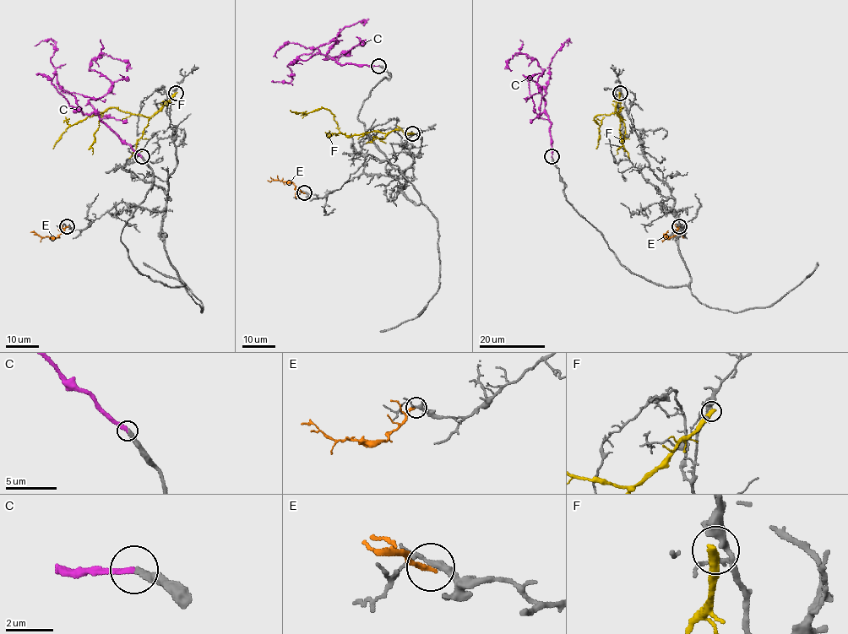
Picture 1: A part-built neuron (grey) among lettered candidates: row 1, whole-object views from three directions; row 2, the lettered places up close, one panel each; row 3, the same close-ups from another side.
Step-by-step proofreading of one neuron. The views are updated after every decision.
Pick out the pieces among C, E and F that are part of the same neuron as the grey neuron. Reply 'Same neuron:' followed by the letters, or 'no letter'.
Same neuron: C

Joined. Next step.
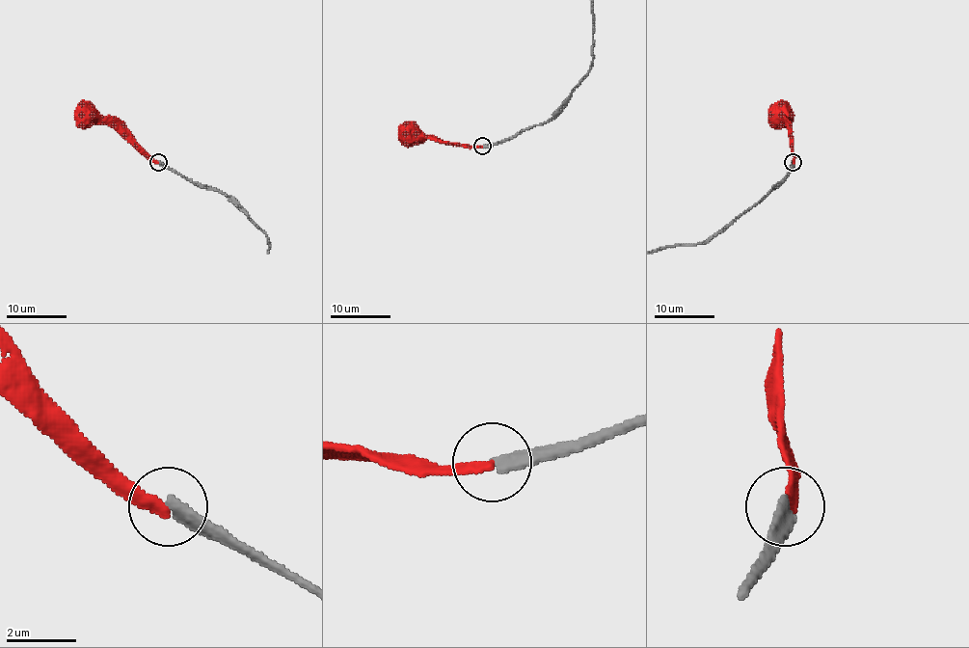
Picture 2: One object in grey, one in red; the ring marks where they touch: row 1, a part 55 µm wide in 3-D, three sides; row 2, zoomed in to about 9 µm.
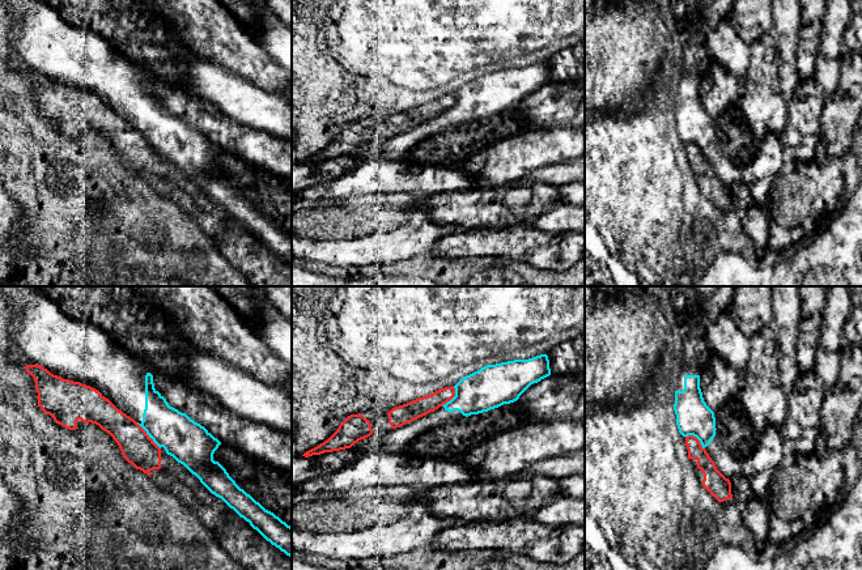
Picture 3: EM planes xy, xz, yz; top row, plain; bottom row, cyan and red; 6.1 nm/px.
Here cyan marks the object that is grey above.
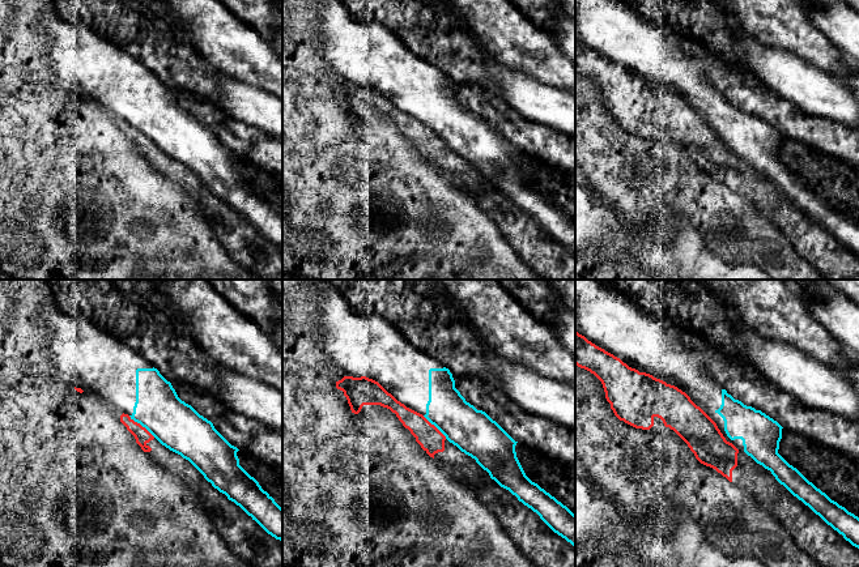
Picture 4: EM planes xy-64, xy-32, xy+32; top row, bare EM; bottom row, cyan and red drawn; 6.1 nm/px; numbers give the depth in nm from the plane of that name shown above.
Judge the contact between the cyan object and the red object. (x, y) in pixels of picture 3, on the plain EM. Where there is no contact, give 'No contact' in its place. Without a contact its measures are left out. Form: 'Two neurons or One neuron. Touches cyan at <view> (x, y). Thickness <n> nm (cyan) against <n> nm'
Two neurons. Touches cyan at xy (148, 141). Thickness 260 nm (cyan) against 200 nm

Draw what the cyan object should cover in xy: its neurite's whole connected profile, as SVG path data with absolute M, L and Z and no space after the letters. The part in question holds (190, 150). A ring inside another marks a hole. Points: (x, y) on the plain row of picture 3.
M0 0L12 14L10 47L51 81L80 89L99 98L119 118L133 126L161 156L183 171L216 204L250 230L267 248L292 265L292 234L266 217L241 196L226 176L213 167L221 152L204 133L169 112L154 95L154 76L119 54L103 37L73 27L43 0Z

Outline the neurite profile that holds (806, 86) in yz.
M801 80L791 99L787 102L786 127L780 141L786 156L797 162L810 162L821 141L820 118L827 97L819 84Z

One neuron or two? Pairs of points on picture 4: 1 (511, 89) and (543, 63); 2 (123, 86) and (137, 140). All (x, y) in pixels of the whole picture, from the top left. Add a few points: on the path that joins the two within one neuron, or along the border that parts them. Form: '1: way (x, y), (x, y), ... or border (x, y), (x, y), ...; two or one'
1: border (498, 63), (556, 86); two
2: border (123, 119), (128, 123); two

